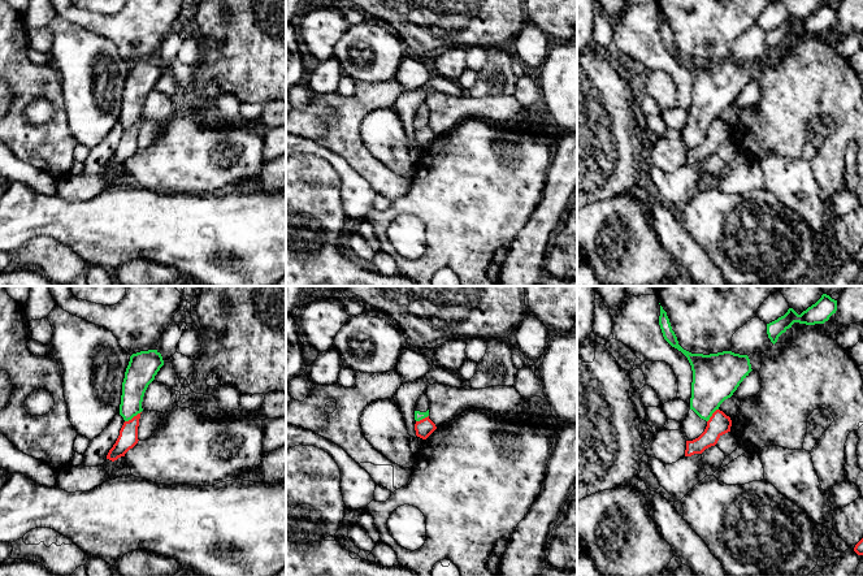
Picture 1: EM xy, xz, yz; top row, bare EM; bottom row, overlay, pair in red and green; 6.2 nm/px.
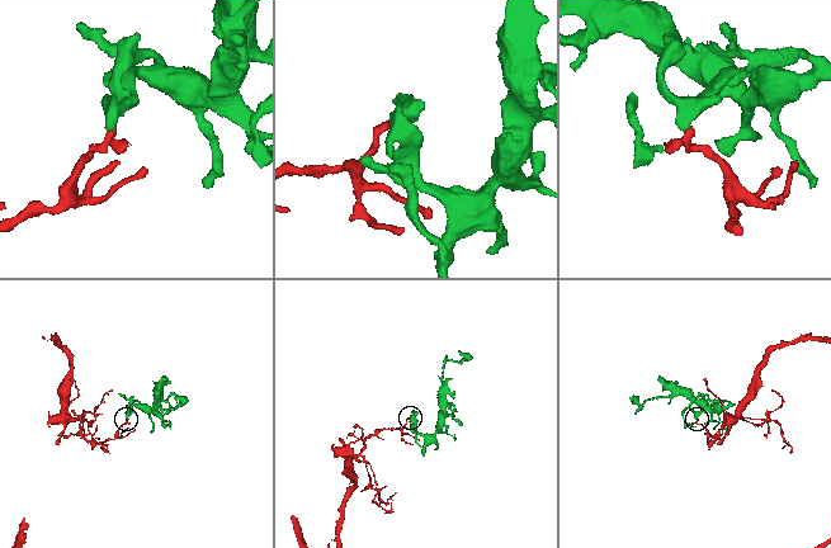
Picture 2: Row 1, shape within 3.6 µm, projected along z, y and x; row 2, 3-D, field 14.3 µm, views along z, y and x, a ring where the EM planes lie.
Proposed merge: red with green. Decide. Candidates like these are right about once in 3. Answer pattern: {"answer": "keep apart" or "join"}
{"answer": "keep apart"}

